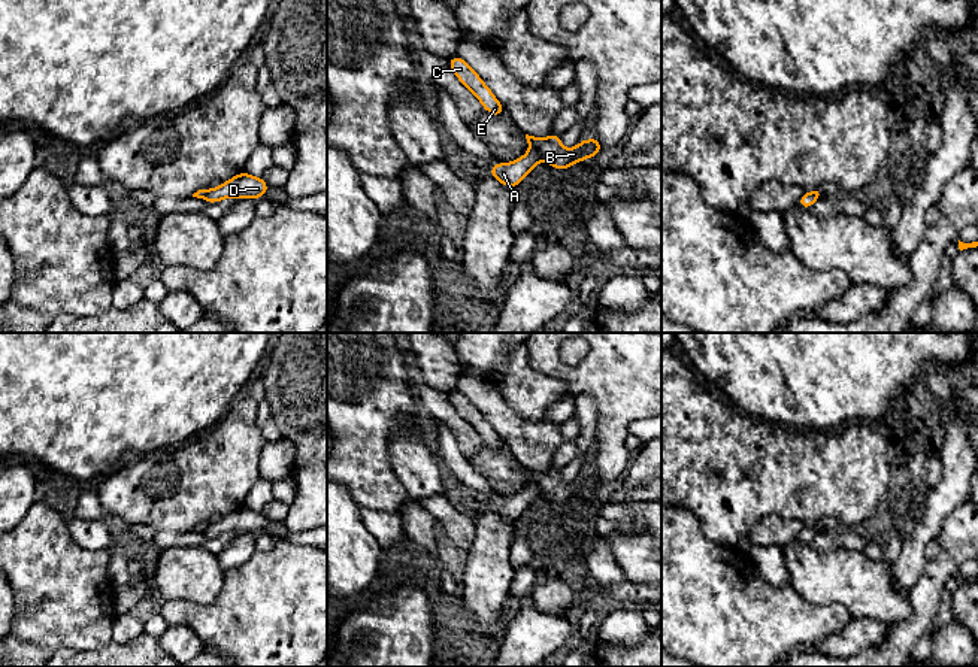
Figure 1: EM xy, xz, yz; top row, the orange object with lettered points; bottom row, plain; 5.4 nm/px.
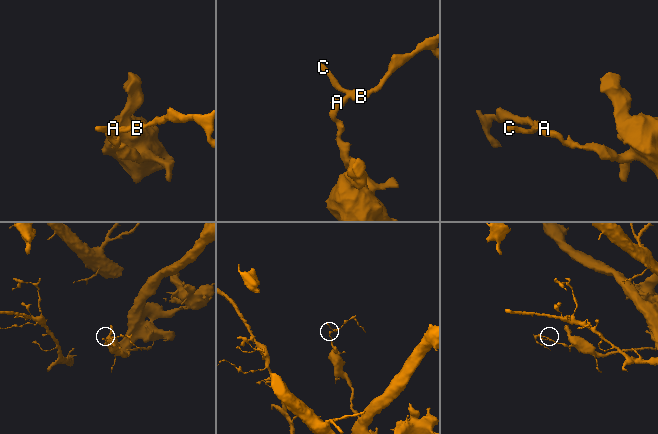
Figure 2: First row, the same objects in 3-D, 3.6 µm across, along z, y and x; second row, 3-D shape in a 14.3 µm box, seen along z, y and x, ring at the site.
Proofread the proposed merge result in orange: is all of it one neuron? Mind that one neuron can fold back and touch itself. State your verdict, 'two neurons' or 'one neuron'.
two neurons

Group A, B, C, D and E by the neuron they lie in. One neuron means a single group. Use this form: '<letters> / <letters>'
A / B C D E

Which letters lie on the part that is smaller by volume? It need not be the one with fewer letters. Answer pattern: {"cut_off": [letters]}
{"cut_off": ["B", "C", "D", "E"]}

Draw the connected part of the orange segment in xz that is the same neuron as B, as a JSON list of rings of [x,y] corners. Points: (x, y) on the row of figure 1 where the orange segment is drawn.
[[[526,134],[530,148],[536,148],[542,154],[542,160],[557,170],[564,170],[582,160],[593,158],[602,149],[602,143],[594,136],[591,140],[582,139],[575,148],[564,149],[557,134],[545,139]]]

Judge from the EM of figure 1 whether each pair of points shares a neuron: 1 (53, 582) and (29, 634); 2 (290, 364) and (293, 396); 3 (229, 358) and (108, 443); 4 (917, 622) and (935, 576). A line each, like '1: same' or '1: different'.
1: same
2: same
3: same
4: same

